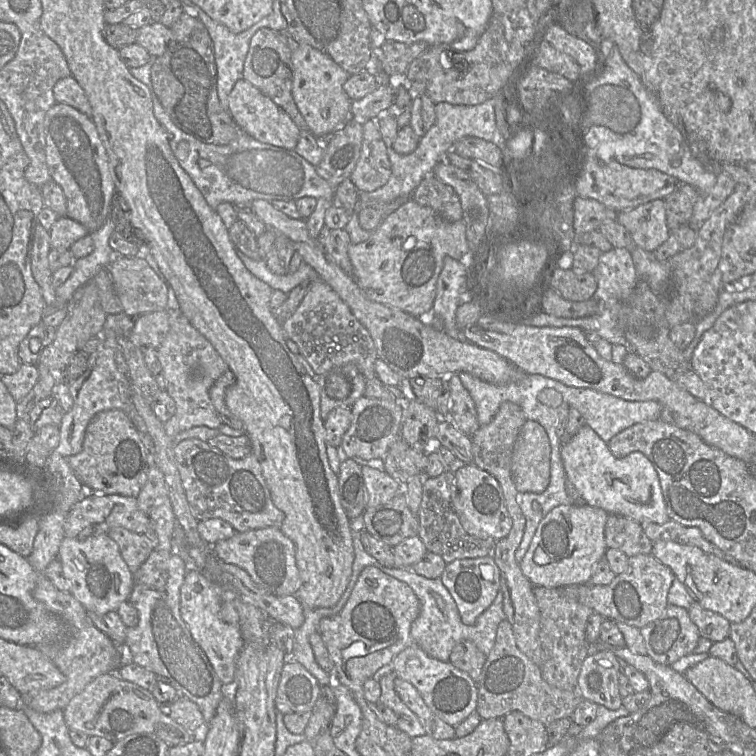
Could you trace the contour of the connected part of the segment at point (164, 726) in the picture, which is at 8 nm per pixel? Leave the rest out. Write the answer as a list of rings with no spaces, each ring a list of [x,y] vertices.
[[[106,673],[94,678],[84,690],[74,696],[63,710],[70,730],[88,736],[105,737],[116,742],[135,734],[154,734],[169,747],[184,745],[194,739],[193,732],[173,720],[163,711],[150,690],[121,679],[118,673]]]

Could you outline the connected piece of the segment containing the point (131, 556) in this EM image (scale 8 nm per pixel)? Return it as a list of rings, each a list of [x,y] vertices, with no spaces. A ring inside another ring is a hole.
[[[114,527],[107,534],[117,543],[121,556],[132,574],[156,549],[152,535],[137,534],[123,527]]]

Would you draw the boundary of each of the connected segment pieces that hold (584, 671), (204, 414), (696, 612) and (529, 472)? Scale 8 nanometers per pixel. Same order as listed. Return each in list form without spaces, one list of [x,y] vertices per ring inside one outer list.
[[[593,650],[584,660],[578,677],[578,689],[584,700],[609,710],[623,706],[619,693],[621,661],[610,650]]]
[[[170,311],[169,330],[156,348],[162,367],[166,391],[175,402],[175,413],[163,423],[170,438],[196,426],[219,428],[222,424],[210,400],[209,390],[214,382],[229,369],[228,365],[210,343],[180,312]]]
[[[693,601],[688,612],[691,621],[697,626],[702,638],[715,643],[729,637],[731,623],[721,615],[704,609],[696,601]]]
[[[527,420],[514,444],[511,472],[519,493],[544,492],[551,475],[551,445],[546,430]]]

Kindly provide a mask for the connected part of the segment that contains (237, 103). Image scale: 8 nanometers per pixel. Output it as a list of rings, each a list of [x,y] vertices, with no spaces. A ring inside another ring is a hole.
[[[244,78],[236,82],[229,94],[228,112],[242,131],[262,143],[289,150],[294,150],[298,143],[300,128],[292,118]]]

